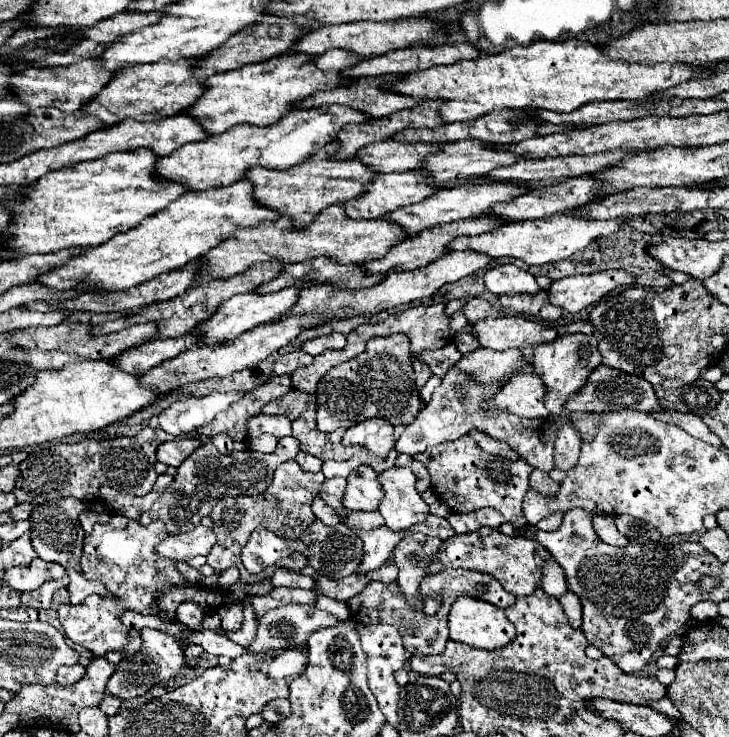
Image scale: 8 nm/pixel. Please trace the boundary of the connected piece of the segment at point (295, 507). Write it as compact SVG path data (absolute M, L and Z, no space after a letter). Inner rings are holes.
M290 460L290 462L284 462L282 466L276 468L274 482L266 492L262 492L258 496L220 498L218 504L214 506L214 510L210 512L210 516L214 520L214 532L218 534L218 542L208 554L208 564L214 568L214 572L222 572L226 568L236 566L240 570L240 582L258 582L268 578L262 577L265 570L257 576L246 572L242 566L242 560L240 560L240 550L244 548L244 544L248 542L250 534L256 528L266 528L280 538L296 540L300 536L300 532L306 530L306 526L310 522L314 522L314 512L310 510L310 498L314 498L314 494L318 494L324 480L326 478L322 472L318 472L318 474L306 472L300 468L298 462Z

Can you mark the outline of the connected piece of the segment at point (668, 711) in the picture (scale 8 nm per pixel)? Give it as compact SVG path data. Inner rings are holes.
M668 696L666 698L662 698L662 702L656 702L656 704L650 704L650 706L654 706L654 710L658 710L658 712L662 712L662 714L666 714L666 716L672 716L672 718L680 718L682 720L682 716L680 716L680 712L672 706L672 702L668 700Z

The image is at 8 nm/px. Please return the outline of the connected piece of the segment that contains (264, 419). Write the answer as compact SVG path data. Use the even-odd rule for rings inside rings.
M258 414L250 418L248 424L248 438L258 438L260 434L272 434L276 438L288 436L290 434L290 422L282 416L264 416Z

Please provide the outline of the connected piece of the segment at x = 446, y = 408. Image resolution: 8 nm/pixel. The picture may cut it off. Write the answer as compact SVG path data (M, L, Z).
M448 370L448 374L442 378L442 384L434 390L432 400L420 410L416 420L406 426L402 436L396 442L396 454L418 454L424 452L428 446L442 444L448 440L456 440L464 434L468 434L472 428L482 430L490 434L496 440L508 442L516 452L522 454L526 462L530 462L534 468L550 472L554 468L554 426L550 426L550 420L538 420L538 418L518 418L506 410L486 410L484 402L492 398L502 384L496 382L494 386L478 386L476 382L470 382L470 378L462 378L456 370Z

